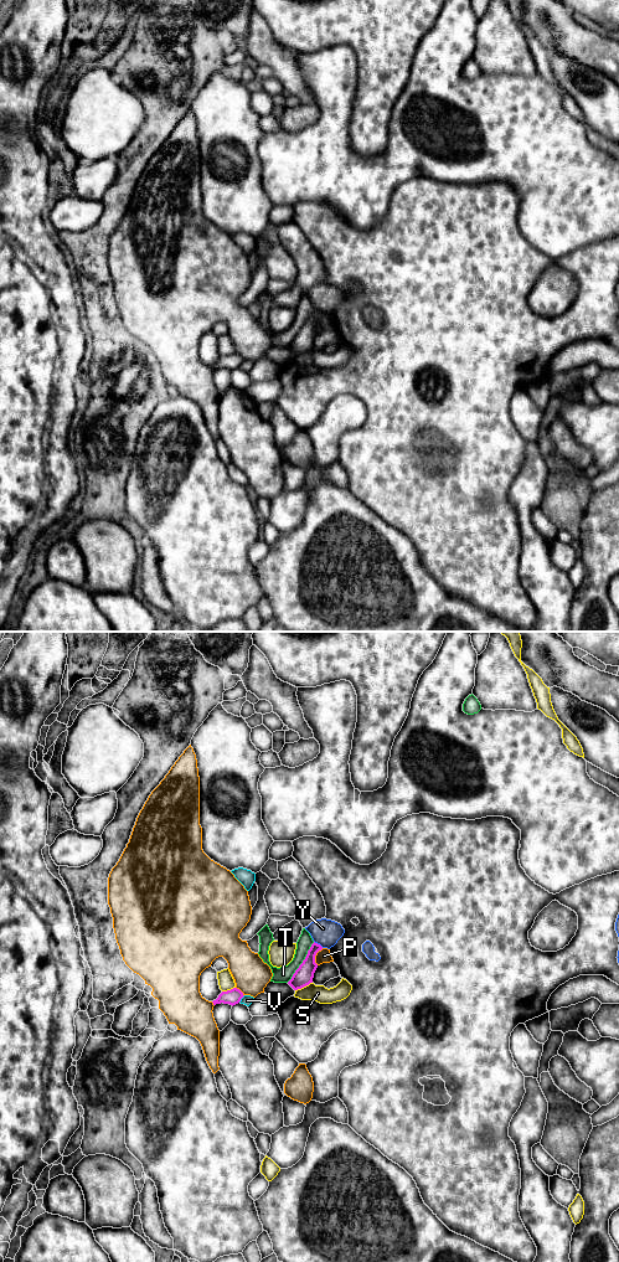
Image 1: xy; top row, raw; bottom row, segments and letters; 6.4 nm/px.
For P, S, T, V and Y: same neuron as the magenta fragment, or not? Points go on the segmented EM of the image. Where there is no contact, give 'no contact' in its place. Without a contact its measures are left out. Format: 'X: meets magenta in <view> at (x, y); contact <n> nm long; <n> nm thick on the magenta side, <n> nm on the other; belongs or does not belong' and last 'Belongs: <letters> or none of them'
P: meets magenta in xy at (315, 954); contact 120 nm long; 120 nm thick on the magenta side, 90 nm on the other; does not belong
S: meets magenta in xy at (303, 987); contact 130 nm long; 120 nm thick on the magenta side, 110 nm on the other; does not belong
T: meets magenta in xy at (303, 962); contact 320 nm long; 120 nm thick on the magenta side, 110 nm on the other; does not belong
V: meets magenta in xy at (241, 998); contact 60 nm long; 100 nm thick on the magenta side, 70 nm on the other; does not belong
Y: meets magenta in xy at (319, 944); contact 80 nm long; 120 nm thick on the magenta side, 180 nm on the other; does not belong
Belongs: none of them

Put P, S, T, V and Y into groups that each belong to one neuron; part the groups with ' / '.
P / S / T / V / Y

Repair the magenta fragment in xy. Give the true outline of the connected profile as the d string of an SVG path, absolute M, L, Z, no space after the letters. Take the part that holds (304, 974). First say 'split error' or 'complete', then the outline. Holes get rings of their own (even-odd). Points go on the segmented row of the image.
complete | M315 942L311 944L305 959L299 965L299 968L295 970L292 979L288 982L288 984L294 990L301 989L309 985L310 983L313 983L314 973L318 968L318 964L315 963L315 955L321 949L323 947L320 944Z

